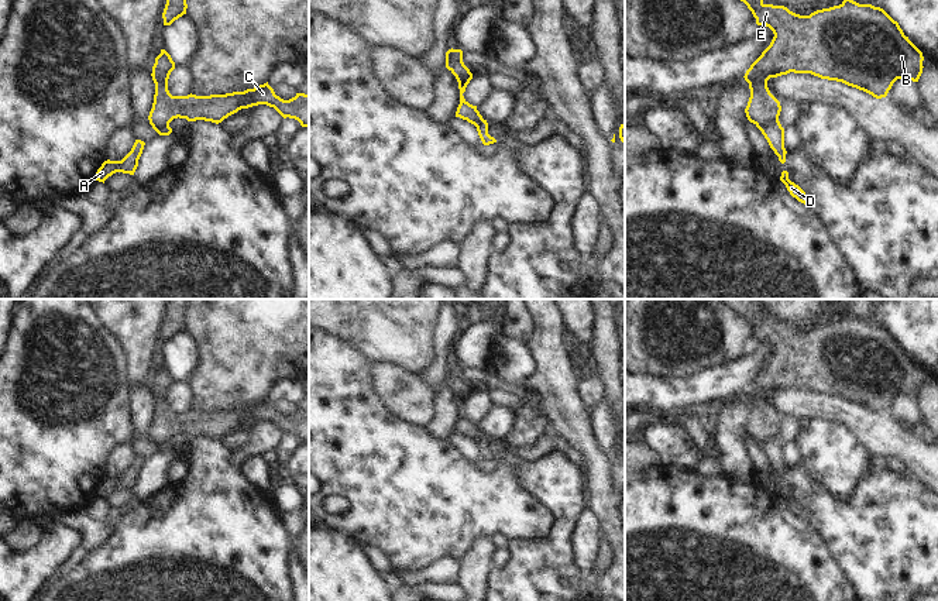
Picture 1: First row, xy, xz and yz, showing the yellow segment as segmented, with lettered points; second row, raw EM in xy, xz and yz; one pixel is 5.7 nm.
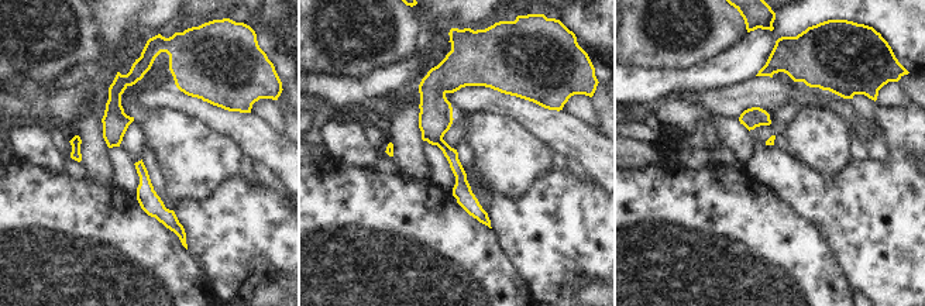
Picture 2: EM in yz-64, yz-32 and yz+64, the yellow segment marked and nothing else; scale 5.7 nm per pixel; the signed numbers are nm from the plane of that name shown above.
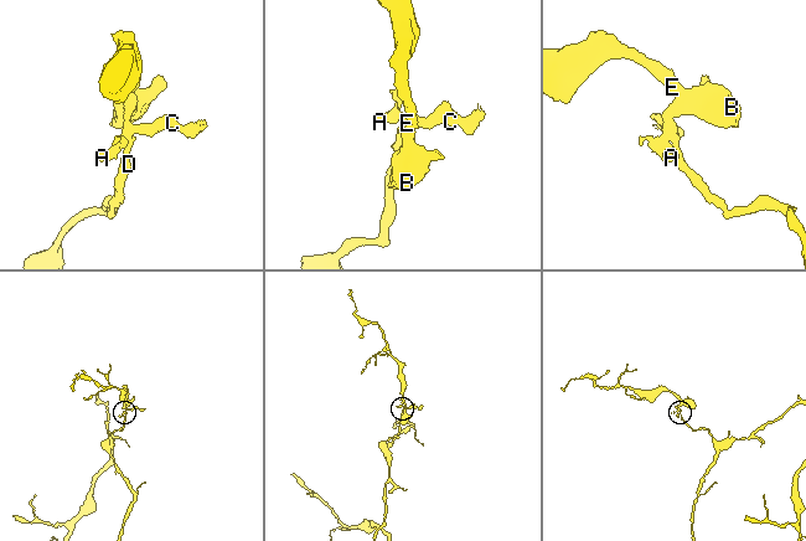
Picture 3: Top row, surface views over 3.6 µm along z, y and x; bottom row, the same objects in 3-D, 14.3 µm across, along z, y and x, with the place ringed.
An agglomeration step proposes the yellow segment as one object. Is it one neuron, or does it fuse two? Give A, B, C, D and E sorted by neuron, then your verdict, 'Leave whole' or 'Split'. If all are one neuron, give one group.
Groups: A B C E / D. Split.

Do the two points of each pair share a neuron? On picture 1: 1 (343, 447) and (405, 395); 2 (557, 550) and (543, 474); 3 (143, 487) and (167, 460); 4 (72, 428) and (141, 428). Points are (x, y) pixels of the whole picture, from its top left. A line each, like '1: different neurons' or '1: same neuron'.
1: different neurons
2: same neuron
3: same neuron
4: different neurons

